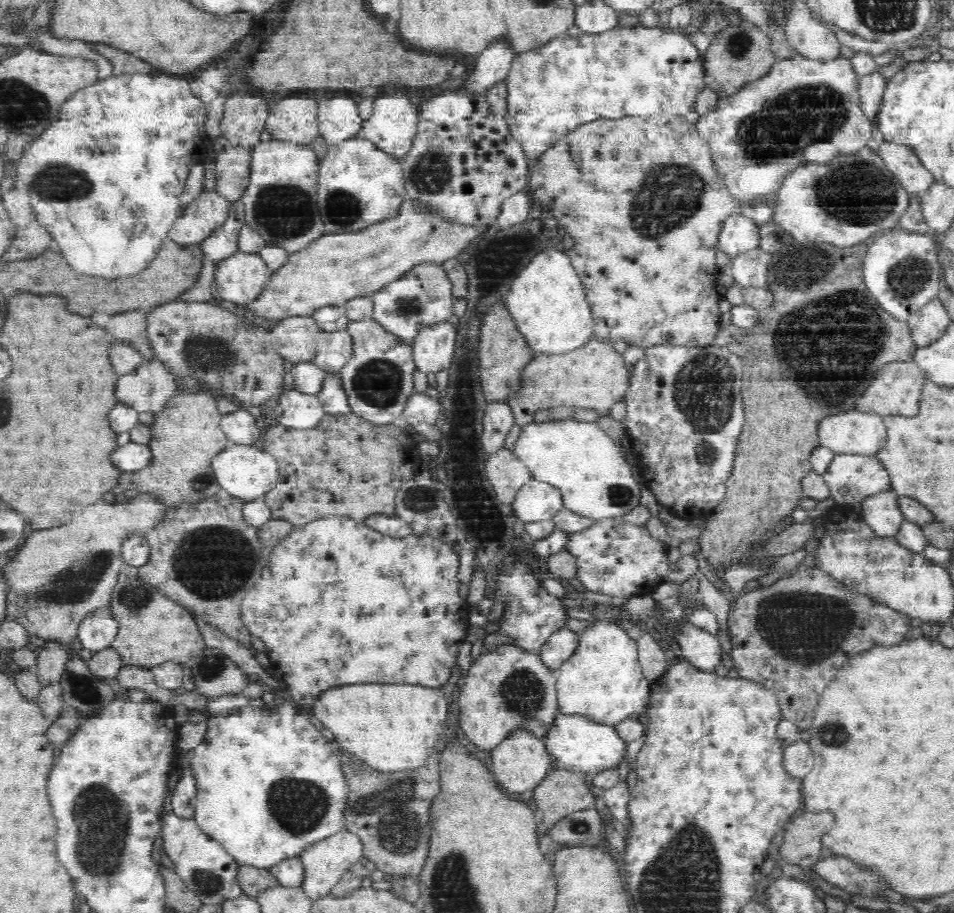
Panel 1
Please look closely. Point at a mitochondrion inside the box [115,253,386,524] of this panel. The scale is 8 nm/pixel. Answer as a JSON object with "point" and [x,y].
{"point":[207,354]}

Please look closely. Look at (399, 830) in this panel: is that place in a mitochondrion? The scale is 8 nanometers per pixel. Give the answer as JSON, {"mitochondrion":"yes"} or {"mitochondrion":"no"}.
{"mitochondrion":"yes"}

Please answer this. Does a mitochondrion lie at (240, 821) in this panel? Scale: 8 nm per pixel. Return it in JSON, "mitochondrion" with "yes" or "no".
{"mitochondrion":"no"}

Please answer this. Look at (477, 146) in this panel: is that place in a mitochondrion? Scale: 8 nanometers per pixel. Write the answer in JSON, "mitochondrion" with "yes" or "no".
{"mitochondrion":"no"}

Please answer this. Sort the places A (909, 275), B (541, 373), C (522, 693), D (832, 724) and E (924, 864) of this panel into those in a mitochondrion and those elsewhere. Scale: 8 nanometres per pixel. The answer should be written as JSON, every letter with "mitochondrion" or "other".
{"A":"mitochondrion","B":"other","C":"mitochondrion","D":"mitochondrion","E":"other"}

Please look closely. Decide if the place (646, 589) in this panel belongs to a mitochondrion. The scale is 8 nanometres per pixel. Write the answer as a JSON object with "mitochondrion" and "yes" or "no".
{"mitochondrion":"no"}

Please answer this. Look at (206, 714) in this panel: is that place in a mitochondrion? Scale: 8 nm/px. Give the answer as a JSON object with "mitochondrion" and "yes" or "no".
{"mitochondrion":"no"}

